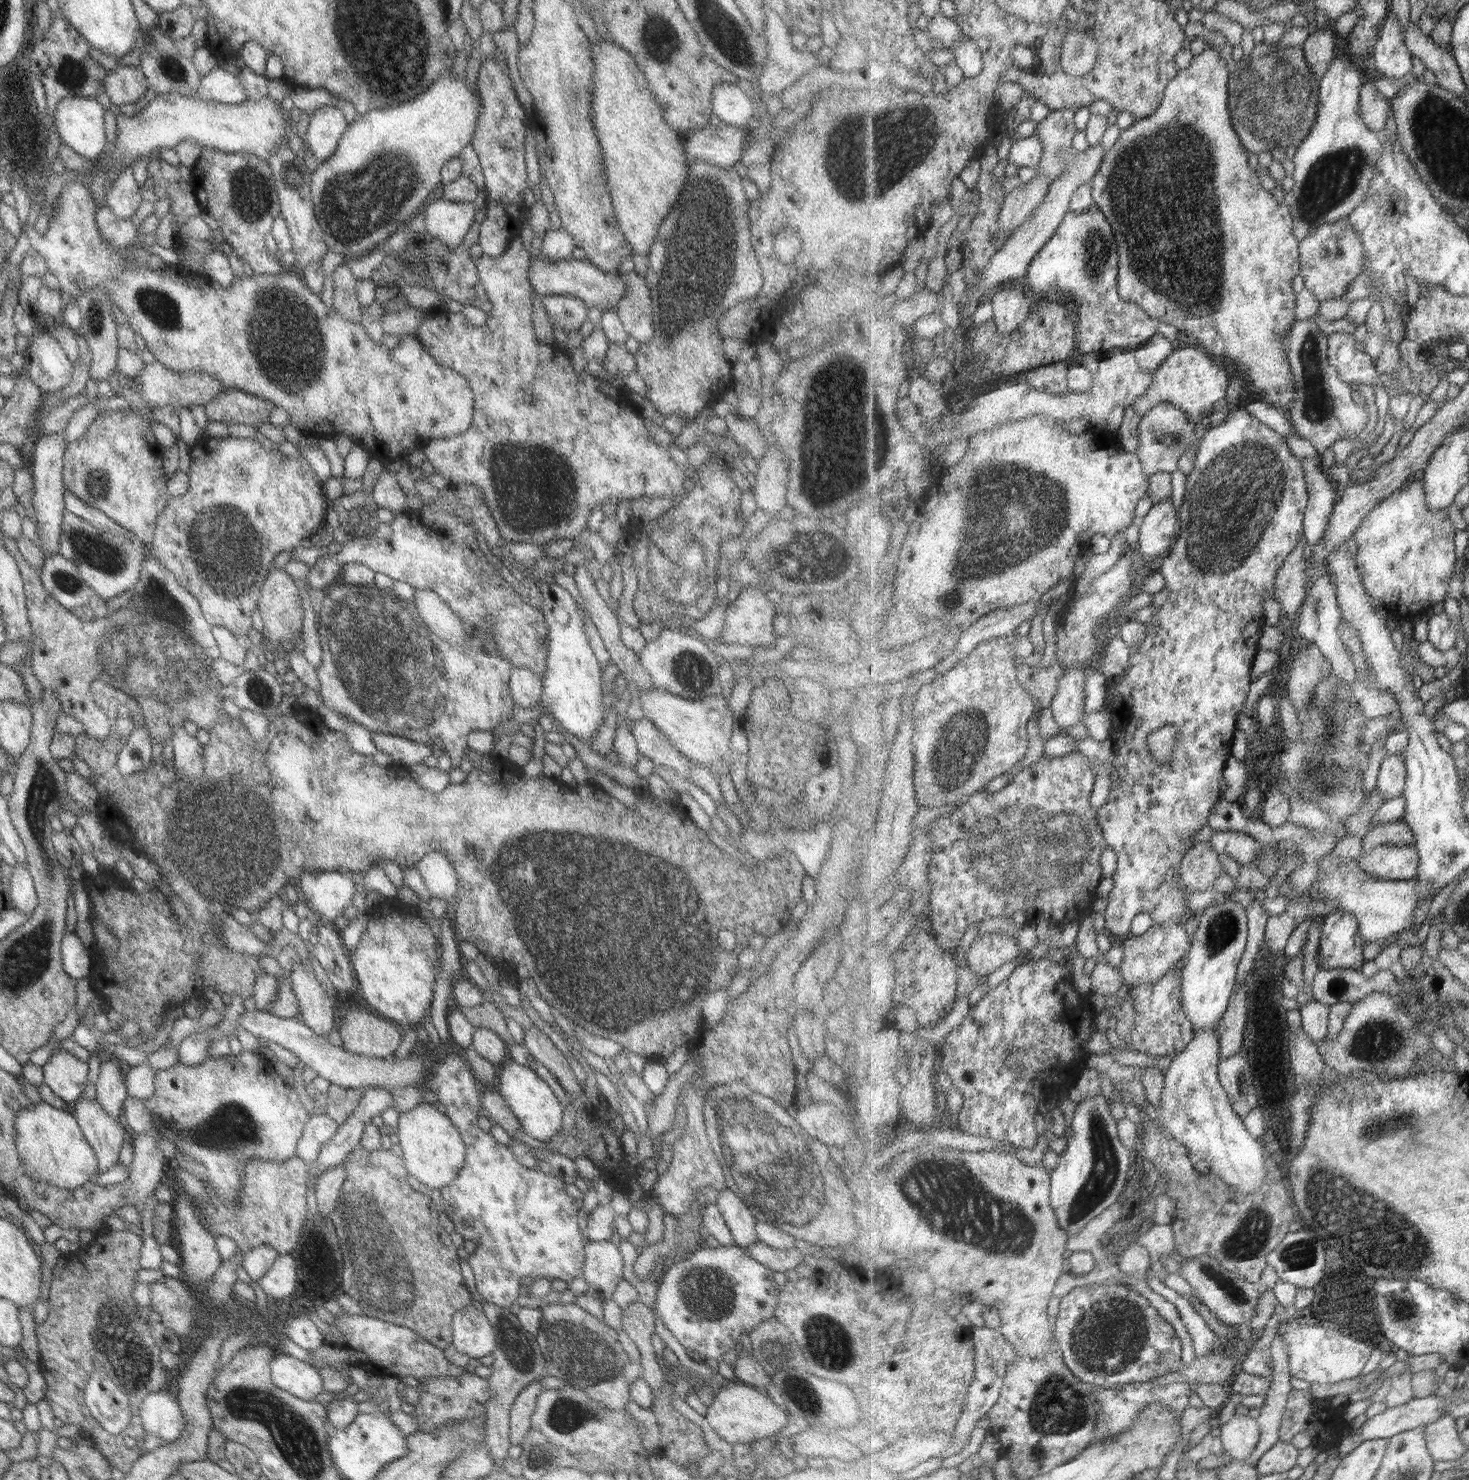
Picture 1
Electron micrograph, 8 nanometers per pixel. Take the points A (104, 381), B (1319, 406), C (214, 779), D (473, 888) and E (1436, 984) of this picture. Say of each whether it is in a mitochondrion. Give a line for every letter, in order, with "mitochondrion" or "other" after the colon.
A: other
B: mitochondrion
C: mitochondrion
D: other
E: other

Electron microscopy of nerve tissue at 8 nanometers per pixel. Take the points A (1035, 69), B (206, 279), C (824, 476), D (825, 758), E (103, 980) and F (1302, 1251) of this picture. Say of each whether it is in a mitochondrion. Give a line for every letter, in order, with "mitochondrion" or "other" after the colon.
A: other
B: other
C: mitochondrion
D: other
E: other
F: mitochondrion

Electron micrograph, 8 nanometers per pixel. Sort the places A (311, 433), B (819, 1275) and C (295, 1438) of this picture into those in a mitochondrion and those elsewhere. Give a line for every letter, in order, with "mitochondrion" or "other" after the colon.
A: other
B: other
C: mitochondrion

